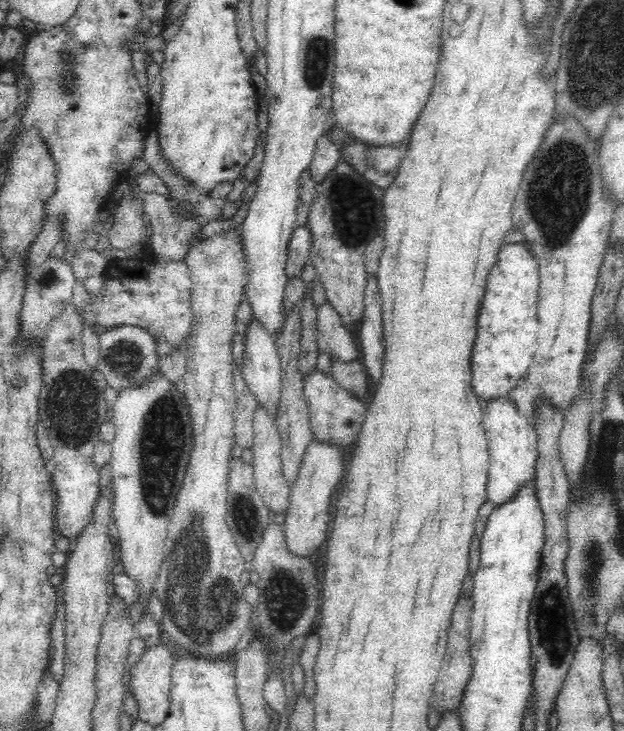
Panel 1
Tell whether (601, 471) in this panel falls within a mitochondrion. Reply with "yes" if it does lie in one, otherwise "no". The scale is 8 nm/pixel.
yes

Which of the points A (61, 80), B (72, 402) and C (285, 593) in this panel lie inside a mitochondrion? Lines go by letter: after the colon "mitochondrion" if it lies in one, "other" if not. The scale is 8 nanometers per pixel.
A: mitochondrion
B: mitochondrion
C: mitochondrion

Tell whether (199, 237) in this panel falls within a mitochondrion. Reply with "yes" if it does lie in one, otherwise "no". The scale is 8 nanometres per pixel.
no

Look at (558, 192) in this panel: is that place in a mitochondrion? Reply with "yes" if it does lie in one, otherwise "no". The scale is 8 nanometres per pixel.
yes

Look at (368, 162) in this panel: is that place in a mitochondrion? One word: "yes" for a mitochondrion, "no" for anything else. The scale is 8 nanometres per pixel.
yes

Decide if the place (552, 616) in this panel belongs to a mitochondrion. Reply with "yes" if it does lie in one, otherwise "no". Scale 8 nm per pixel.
yes

